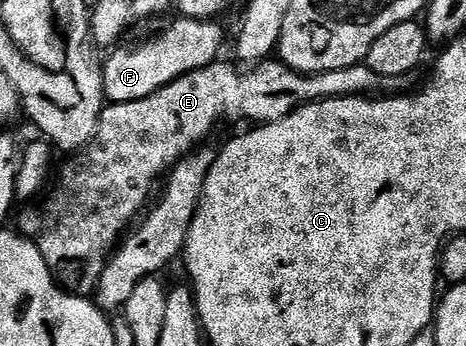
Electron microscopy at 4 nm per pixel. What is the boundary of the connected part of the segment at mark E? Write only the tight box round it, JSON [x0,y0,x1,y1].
[18,60,381,296]

